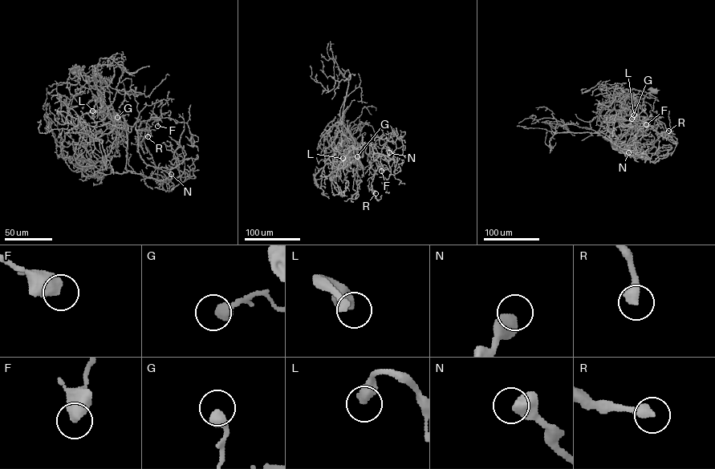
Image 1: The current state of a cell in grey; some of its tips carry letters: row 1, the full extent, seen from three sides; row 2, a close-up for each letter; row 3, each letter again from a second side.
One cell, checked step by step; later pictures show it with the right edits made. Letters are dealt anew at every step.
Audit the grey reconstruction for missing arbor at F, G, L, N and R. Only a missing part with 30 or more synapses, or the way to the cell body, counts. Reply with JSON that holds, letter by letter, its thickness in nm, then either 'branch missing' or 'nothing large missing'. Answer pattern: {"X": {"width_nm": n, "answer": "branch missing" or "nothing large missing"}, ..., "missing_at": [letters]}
{"F": {"width_nm": 600, "answer": "nothing large missing"}, "G": {"width_nm": 480, "answer": "nothing large missing"}, "L": {"width_nm": 500, "answer": "nothing large missing"}, "N": {"width_nm": 550, "answer": "nothing large missing"}, "R": {"width_nm": 420, "answer": "nothing large missing"}, "missing_at": []}

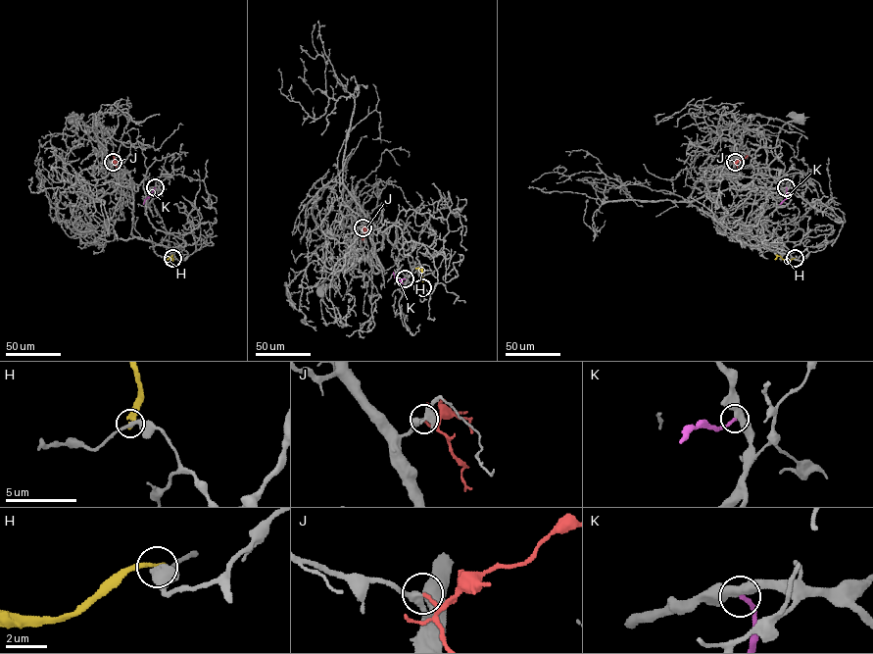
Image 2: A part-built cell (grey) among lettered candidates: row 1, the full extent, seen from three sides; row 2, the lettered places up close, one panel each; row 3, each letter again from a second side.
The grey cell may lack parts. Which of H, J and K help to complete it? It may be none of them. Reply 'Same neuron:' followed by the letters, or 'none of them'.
Same neuron: J

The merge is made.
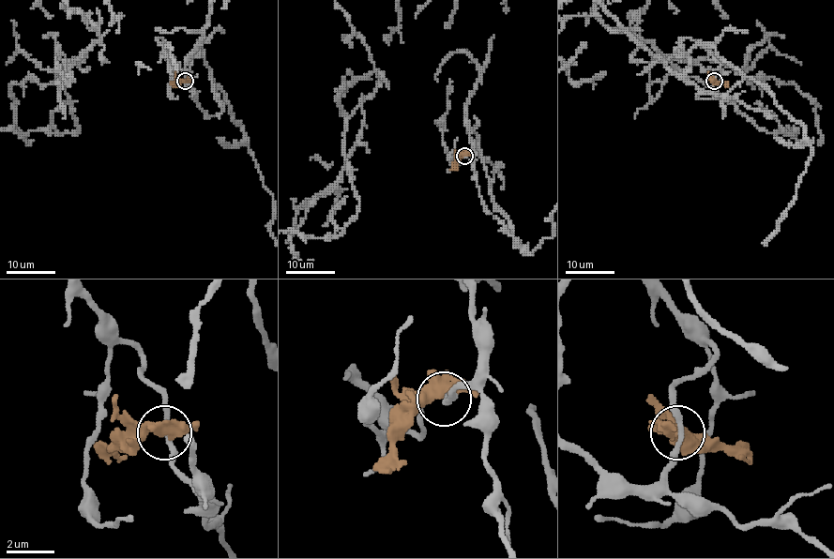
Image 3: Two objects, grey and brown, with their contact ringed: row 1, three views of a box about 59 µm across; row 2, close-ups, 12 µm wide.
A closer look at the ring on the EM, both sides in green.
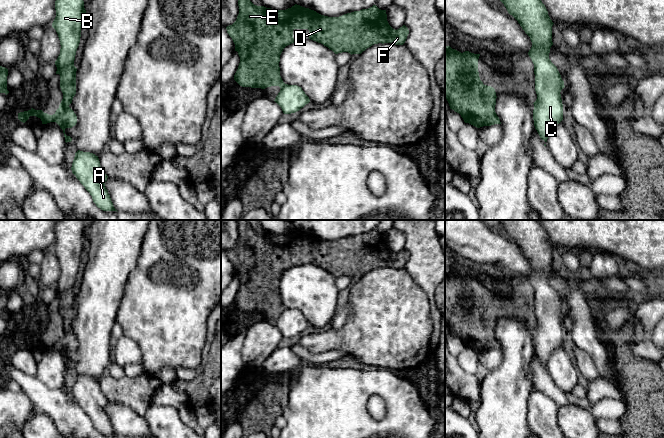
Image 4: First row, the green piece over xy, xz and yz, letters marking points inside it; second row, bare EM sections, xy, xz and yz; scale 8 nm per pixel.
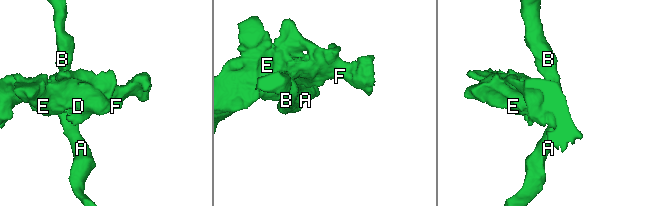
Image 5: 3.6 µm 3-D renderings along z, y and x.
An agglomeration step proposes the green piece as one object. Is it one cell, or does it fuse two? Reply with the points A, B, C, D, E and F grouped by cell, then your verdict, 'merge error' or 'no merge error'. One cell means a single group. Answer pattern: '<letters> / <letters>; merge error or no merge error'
A B C / D E F; merge error

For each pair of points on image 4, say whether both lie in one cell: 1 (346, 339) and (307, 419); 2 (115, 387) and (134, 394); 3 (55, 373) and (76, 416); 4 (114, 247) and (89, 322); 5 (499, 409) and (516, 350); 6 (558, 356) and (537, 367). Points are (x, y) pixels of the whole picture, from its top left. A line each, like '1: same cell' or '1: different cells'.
1: different cells
2: same cell
3: different cells
4: same cell
5: same cell
6: different cells

